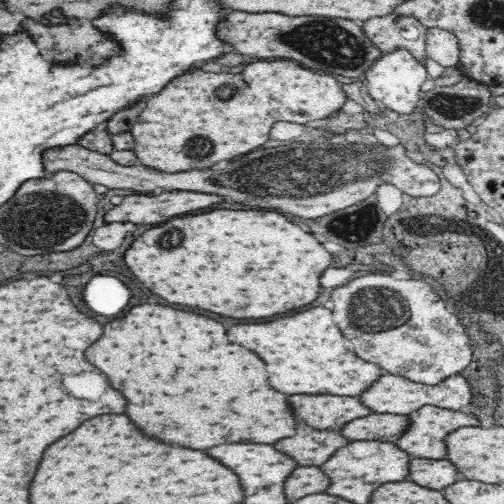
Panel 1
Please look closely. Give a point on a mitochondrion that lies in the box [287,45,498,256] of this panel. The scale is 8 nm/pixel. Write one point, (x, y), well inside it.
(456, 106)

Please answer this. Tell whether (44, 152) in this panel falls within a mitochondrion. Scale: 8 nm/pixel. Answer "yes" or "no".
no

